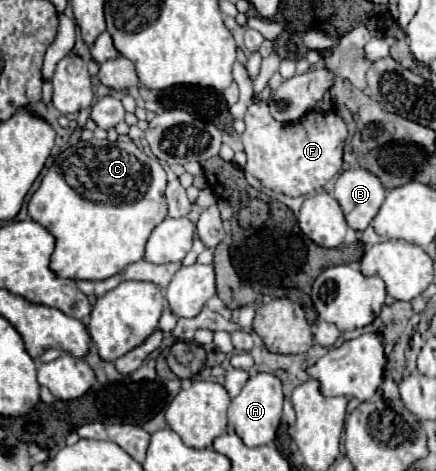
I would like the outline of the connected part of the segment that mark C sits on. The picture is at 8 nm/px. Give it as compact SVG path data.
M80 142L64 150L28 202L28 216L44 226L56 240L56 248L50 256L50 270L58 278L106 280L124 270L128 264L142 260L150 232L166 218L164 190L164 168L154 156L146 156L132 142L114 142L110 146Z

